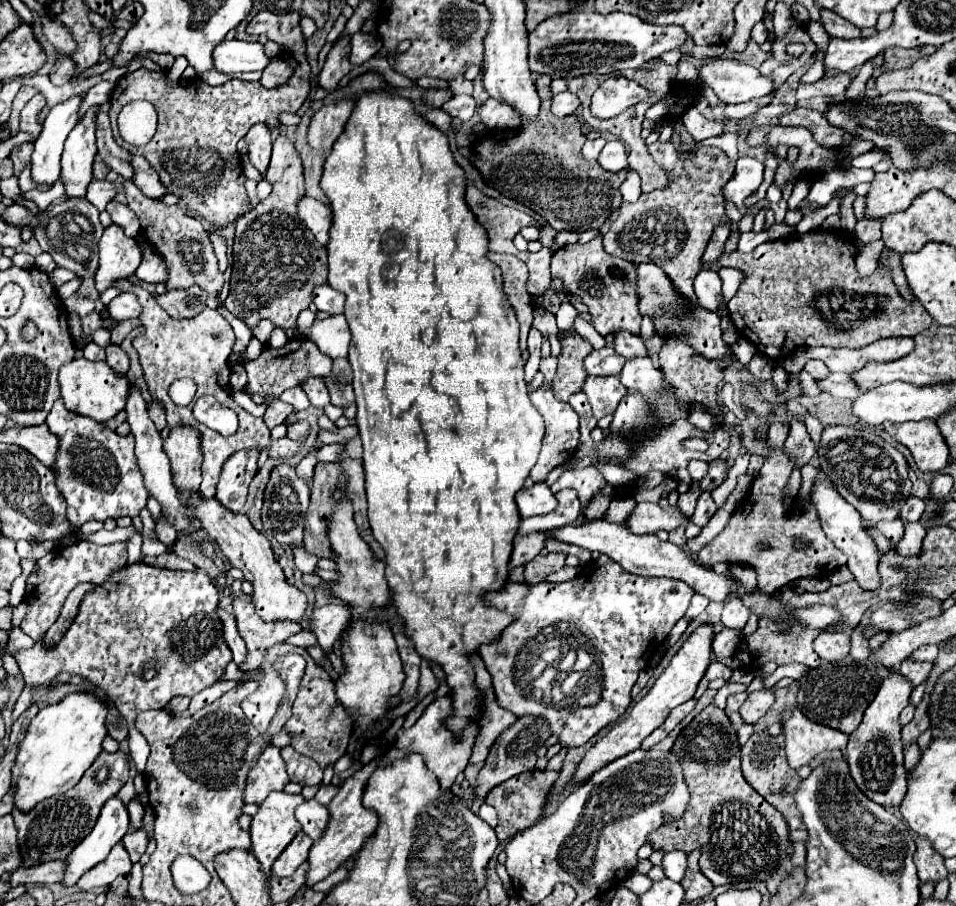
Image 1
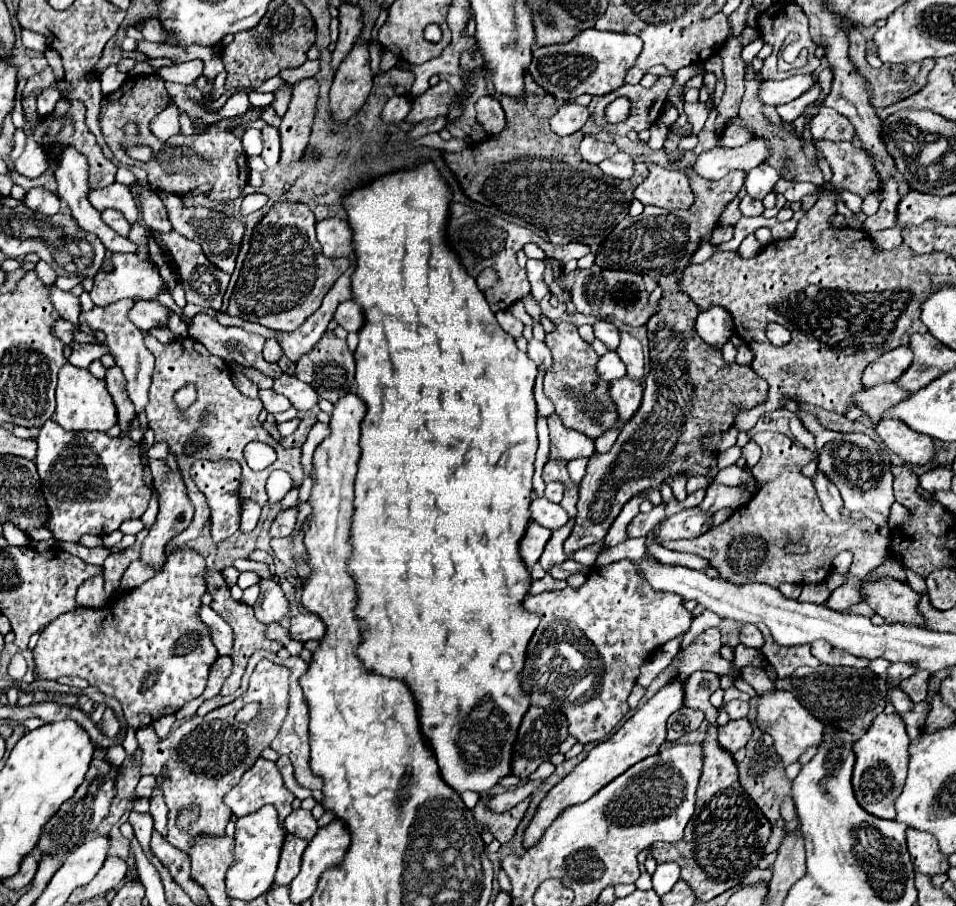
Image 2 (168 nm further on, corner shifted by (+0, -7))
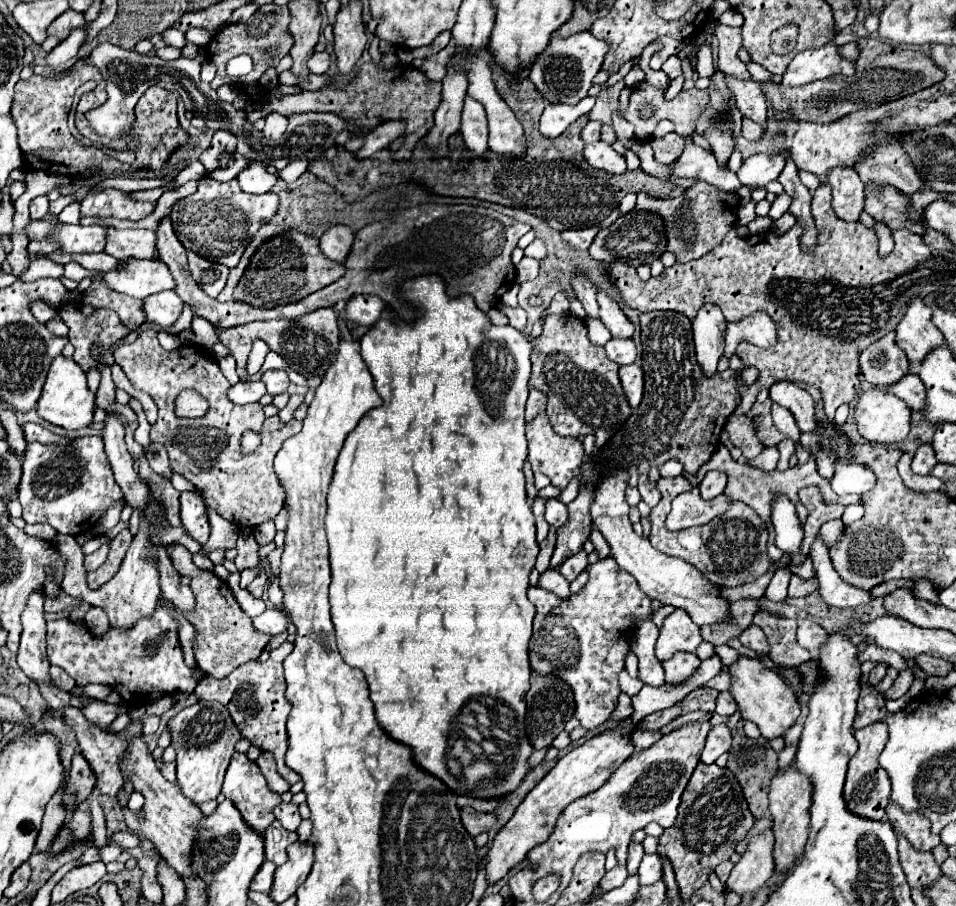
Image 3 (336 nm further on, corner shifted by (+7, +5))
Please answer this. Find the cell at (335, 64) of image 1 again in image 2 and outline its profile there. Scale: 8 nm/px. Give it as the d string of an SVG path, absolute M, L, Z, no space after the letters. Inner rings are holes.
M341 2L339 6L339 40L337 46L333 50L333 70L337 70L337 66L341 64L343 56L349 54L355 38L361 34L363 28L363 10L357 4L349 4L349 2Z

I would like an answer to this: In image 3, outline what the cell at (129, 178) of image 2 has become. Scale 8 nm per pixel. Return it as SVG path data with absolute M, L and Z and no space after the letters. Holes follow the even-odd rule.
M192 162L188 168L184 168L176 178L168 180L168 184L186 184L190 180L200 180L206 174L204 166L200 162Z

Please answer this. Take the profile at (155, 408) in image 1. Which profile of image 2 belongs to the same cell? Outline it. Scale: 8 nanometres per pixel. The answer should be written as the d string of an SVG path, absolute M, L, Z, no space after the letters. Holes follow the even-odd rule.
M159 442L159 444L153 444L153 448L147 452L147 456L151 460L163 460L167 462L167 456L169 456L169 446L165 442Z

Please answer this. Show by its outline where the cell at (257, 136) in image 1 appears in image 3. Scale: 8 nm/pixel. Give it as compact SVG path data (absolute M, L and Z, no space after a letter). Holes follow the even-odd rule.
M266 116L266 126L262 130L262 134L270 140L278 140L284 132L286 132L286 126L288 126L288 118L286 116Z

